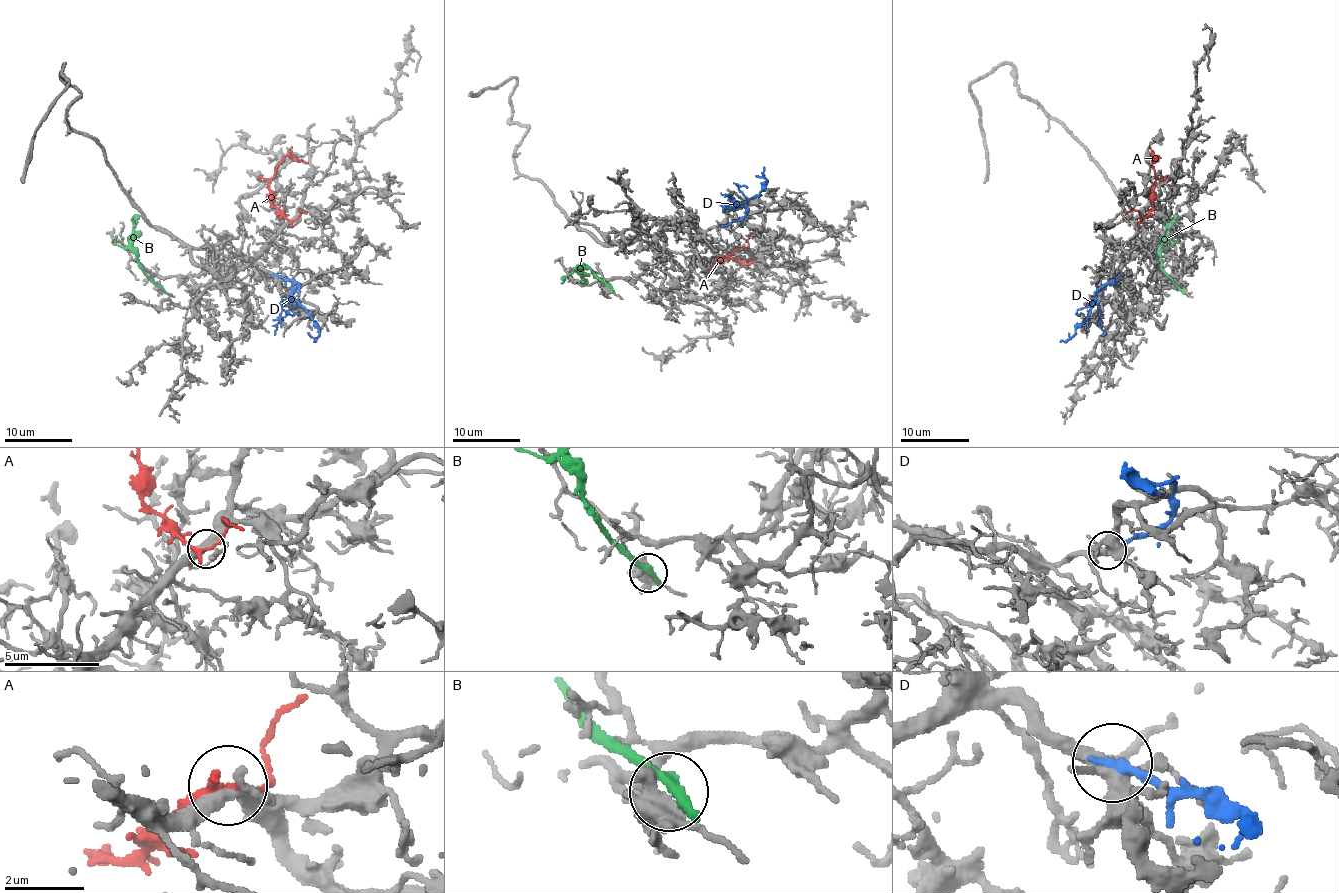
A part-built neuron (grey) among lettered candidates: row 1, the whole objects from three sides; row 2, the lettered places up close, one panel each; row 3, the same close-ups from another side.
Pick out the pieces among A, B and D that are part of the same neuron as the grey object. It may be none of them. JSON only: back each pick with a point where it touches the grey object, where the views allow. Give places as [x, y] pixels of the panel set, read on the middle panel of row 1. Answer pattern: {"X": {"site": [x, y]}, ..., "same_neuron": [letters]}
{"same_neuron": []}

